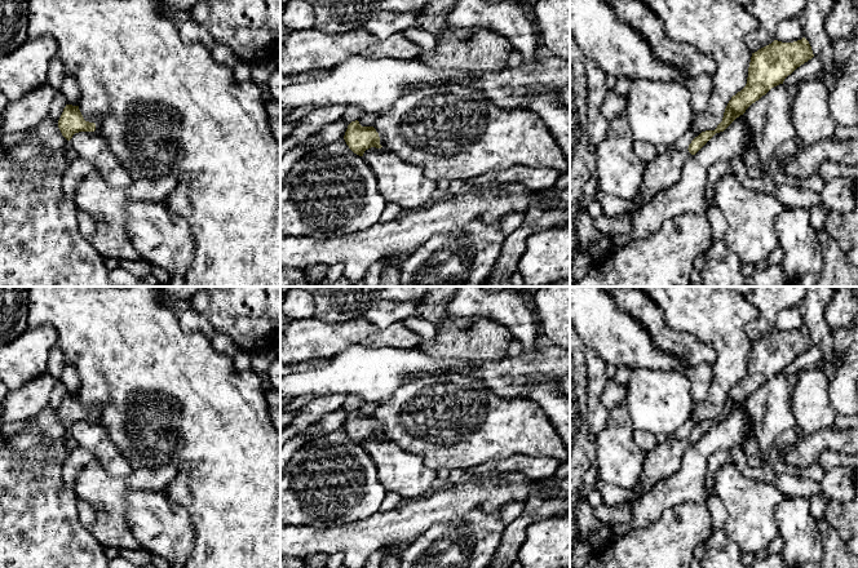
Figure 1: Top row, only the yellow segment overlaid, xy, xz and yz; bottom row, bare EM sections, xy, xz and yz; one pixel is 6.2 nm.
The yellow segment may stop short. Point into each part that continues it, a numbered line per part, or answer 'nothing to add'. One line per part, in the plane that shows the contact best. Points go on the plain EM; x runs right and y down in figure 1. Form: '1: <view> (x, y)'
1: yz (664, 460)

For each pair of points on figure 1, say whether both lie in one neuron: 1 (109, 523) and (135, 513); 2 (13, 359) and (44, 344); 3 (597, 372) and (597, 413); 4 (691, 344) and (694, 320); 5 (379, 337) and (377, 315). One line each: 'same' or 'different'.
1: different
2: same
3: same
4: different
5: different

